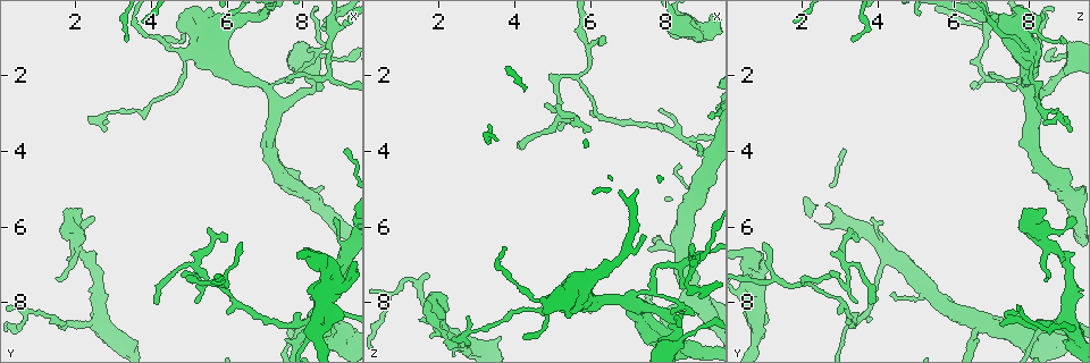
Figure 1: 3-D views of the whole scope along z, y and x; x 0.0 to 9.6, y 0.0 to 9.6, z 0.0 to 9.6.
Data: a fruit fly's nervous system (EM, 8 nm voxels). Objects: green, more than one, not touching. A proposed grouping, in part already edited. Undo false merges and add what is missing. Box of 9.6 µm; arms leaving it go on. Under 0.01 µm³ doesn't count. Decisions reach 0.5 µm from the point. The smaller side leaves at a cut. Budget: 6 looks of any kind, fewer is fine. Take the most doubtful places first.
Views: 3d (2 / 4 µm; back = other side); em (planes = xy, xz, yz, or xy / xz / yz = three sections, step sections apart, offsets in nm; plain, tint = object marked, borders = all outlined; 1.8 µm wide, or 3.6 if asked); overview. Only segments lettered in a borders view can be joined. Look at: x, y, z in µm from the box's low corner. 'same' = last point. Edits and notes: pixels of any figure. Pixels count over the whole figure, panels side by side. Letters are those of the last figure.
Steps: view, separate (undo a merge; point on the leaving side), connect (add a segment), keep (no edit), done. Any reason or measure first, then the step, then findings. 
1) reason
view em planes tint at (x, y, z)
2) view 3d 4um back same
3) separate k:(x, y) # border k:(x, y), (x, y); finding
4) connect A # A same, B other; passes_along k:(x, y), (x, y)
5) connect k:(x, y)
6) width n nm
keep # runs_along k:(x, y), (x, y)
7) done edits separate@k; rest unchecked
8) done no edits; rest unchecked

a narrow waist
view em planes tint at (8.65, 8.05, 0.80)

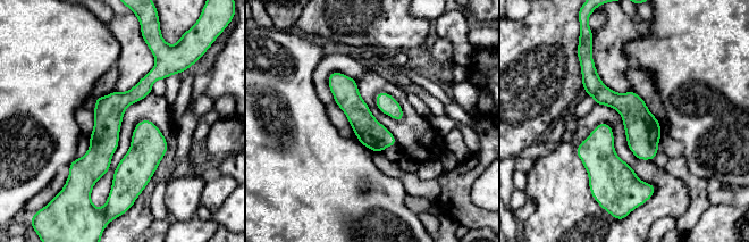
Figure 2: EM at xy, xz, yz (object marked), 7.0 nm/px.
see the neighbours
view em planes borders same

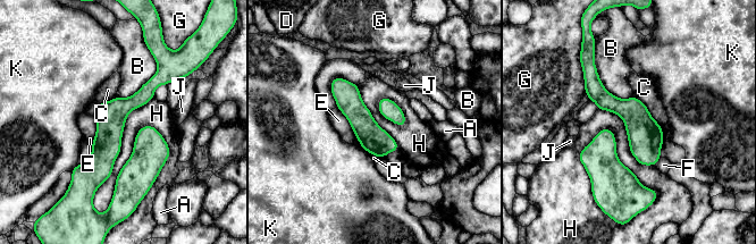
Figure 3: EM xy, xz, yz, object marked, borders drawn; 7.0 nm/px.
keep # A other, B other, C other, D other, E other, F other, G other, H other, J other, K other; runs_along 3:(164, 73), (110, 124), (85, 183); one cell here

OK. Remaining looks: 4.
looks like a crossing
view 3d 4um at (1.85, 6.20, 8.40)

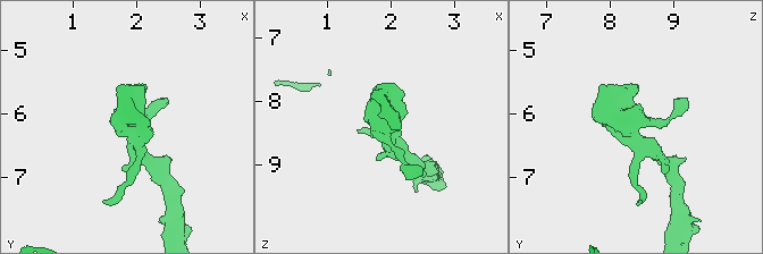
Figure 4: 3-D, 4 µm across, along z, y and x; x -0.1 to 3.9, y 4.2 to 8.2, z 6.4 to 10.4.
need the tissue
view em planes tint at (1.85, 6.20, 8.40)

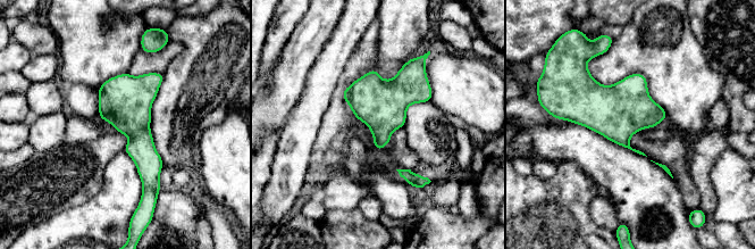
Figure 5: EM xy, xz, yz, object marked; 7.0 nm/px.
what lies round it
view em planes borders same

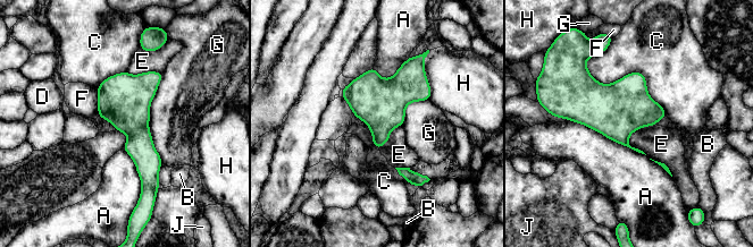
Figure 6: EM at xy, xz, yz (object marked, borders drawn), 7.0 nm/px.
longest_contact C 700 nm
keep # A other, B other, C other, D other, E other, F other, G other, H other, J other; border 6:(655, 124), (637, 128), (628, 144); all the same cell

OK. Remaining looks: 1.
thin neck
view em planes borders at (8.80, 0.85, 6.90)

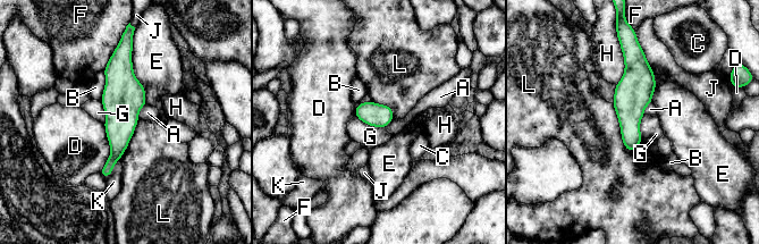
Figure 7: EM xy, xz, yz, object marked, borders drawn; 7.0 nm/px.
keep # A other, B other, C other, D other, E other, F other, G other, H other, J other, K other, L other; continuous, no second cell

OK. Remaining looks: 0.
done no edits; rest unchecked

